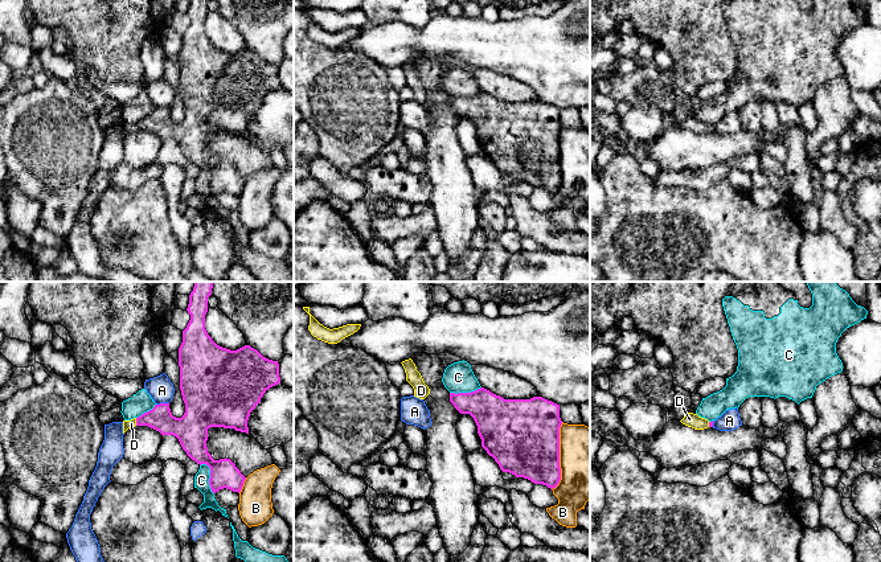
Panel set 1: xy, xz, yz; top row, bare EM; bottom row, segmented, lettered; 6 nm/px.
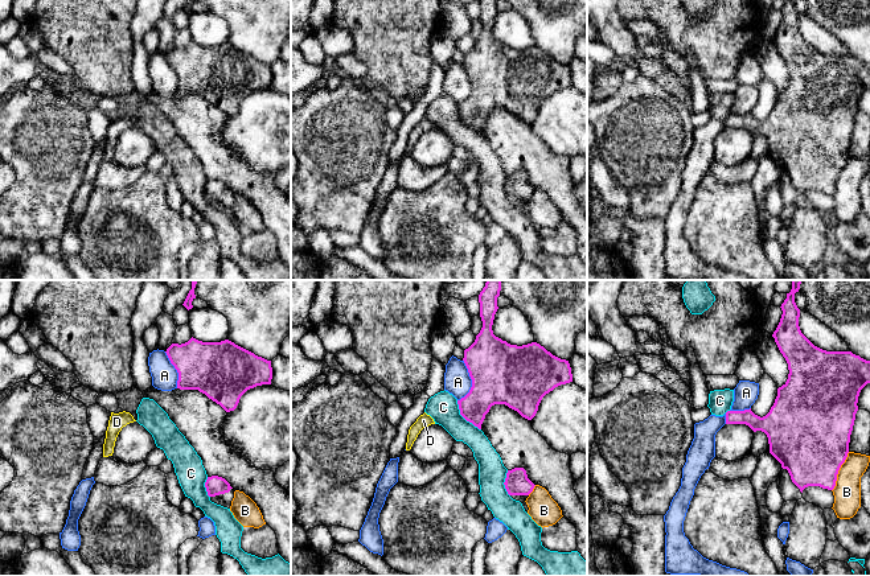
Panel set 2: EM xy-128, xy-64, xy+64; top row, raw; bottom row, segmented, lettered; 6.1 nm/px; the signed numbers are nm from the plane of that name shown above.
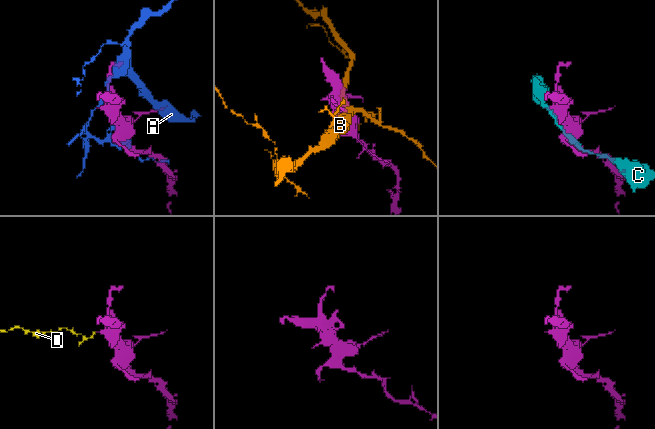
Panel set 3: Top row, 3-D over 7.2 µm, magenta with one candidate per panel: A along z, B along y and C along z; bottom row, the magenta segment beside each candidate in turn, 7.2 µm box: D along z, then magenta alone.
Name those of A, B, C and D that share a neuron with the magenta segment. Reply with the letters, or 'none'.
D

